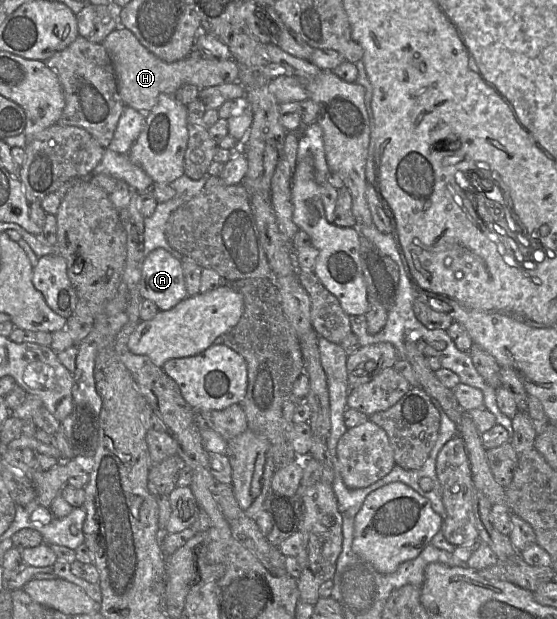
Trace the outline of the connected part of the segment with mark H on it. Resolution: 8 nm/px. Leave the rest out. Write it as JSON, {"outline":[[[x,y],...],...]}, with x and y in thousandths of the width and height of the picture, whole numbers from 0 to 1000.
{"outline":[[[219,42],[197,52],[183,71],[203,100],[221,166],[260,184],[276,174],[287,152],[311,153],[329,137],[345,136],[363,144],[429,131],[429,107],[418,95],[373,94],[350,79],[334,94],[302,102],[260,78],[232,47]]]}

